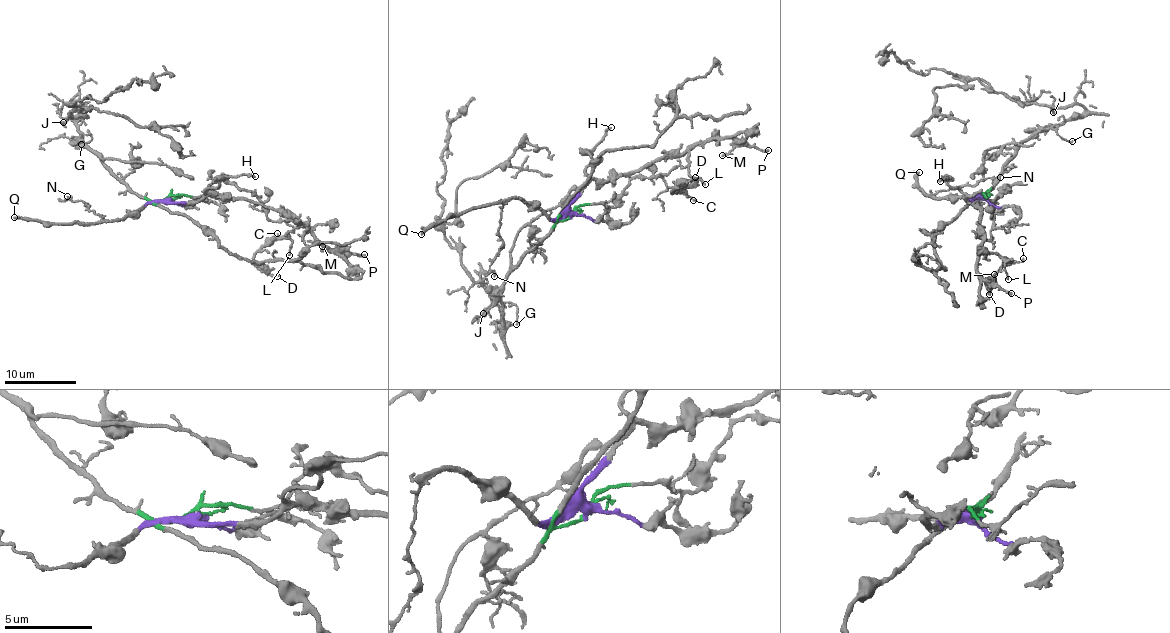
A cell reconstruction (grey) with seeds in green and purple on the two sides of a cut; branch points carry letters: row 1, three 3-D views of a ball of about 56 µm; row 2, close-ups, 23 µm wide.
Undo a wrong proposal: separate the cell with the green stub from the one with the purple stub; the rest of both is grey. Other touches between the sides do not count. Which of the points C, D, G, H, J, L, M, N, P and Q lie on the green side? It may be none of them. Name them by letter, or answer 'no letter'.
G, J

